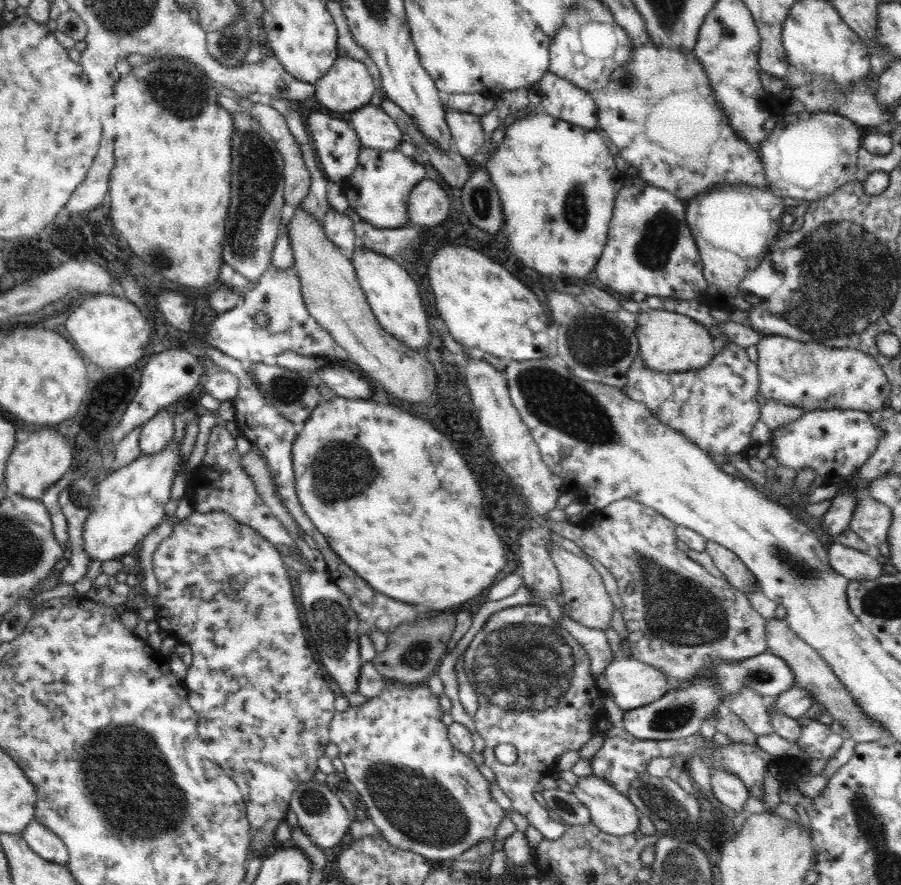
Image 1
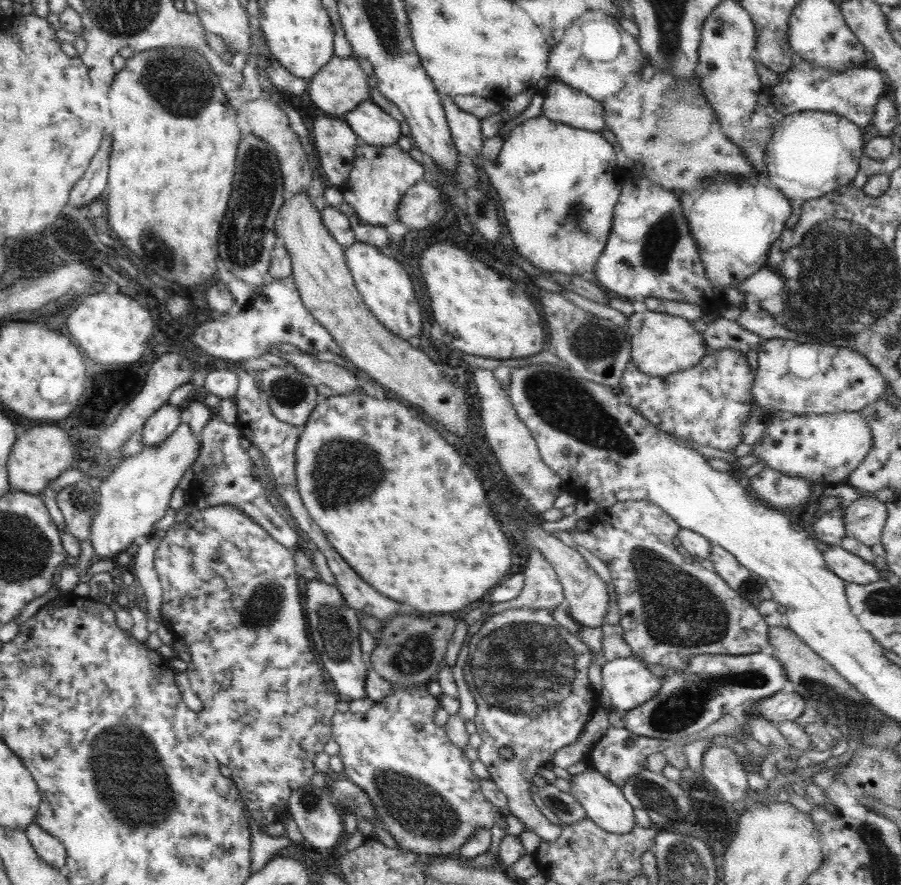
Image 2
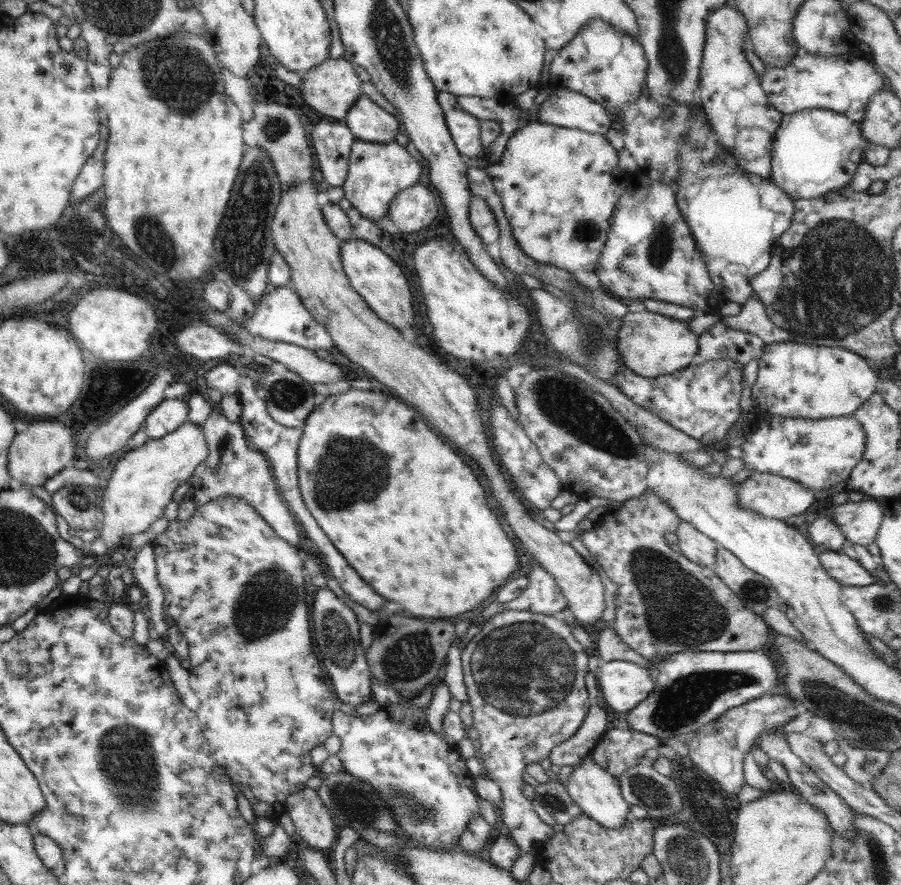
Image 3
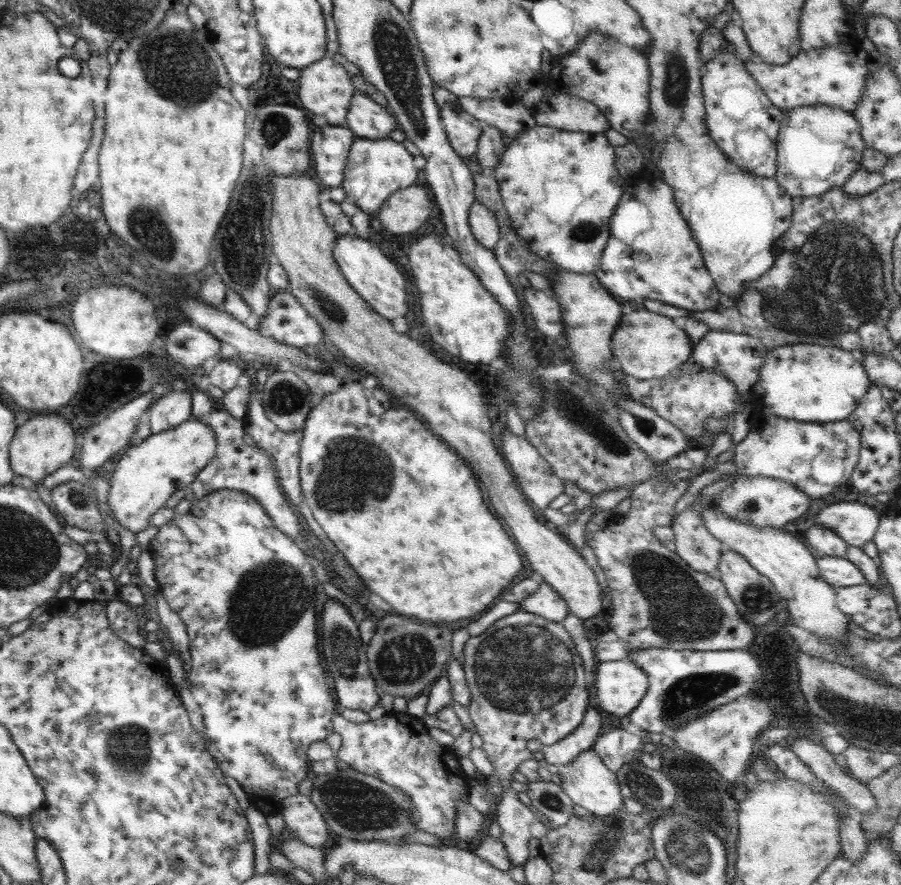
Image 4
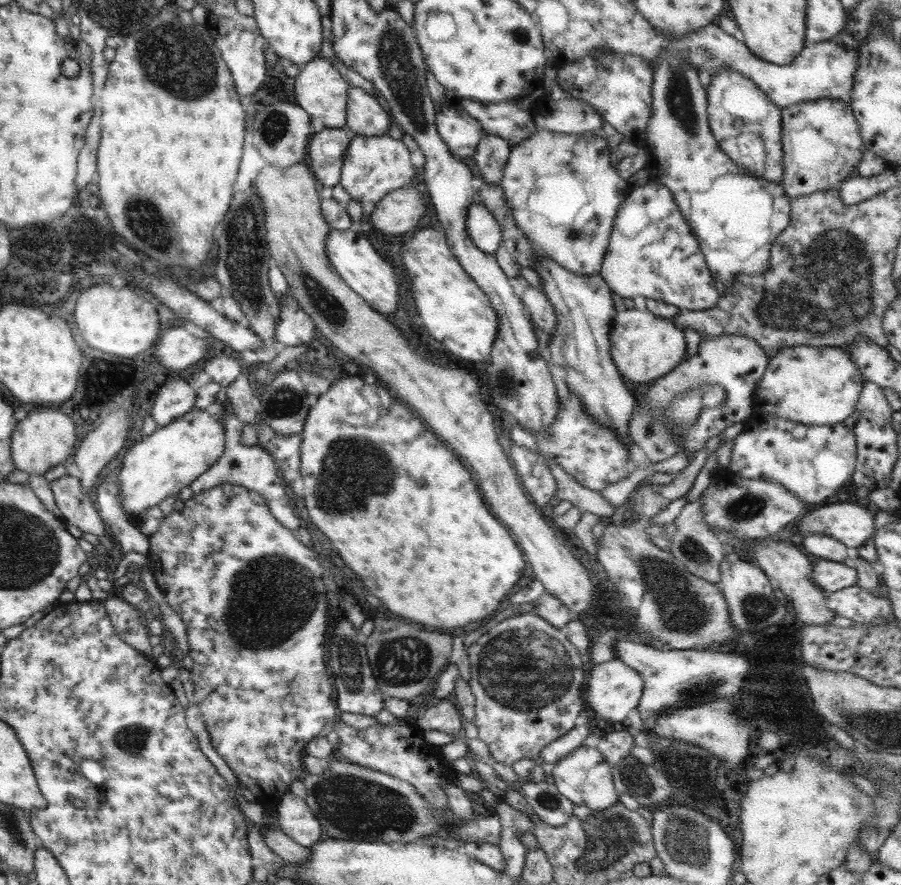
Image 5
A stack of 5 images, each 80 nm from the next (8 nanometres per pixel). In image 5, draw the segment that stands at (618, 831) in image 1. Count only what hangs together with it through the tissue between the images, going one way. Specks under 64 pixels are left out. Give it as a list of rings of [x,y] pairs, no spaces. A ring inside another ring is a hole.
[[[582,746],[572,750],[560,762],[556,762],[551,774],[554,777],[554,784],[558,792],[575,805],[588,806],[592,810],[601,811],[619,802],[619,794],[613,783],[611,767],[608,766],[602,758],[602,754],[595,747]]]

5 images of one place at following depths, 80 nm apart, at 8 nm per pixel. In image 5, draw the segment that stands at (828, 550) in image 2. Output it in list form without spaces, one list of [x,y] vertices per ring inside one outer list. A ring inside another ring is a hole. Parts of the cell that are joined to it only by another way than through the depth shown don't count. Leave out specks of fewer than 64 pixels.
[[[816,558],[811,579],[825,592],[833,593],[847,586],[856,585],[857,572],[843,562]]]

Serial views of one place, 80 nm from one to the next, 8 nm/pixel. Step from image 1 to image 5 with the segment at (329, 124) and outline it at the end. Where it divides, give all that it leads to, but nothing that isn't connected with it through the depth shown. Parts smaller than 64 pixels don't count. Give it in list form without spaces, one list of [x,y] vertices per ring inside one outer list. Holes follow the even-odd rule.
[[[346,126],[312,134],[308,144],[308,166],[318,184],[335,186],[341,180],[343,156],[348,150],[354,133]]]

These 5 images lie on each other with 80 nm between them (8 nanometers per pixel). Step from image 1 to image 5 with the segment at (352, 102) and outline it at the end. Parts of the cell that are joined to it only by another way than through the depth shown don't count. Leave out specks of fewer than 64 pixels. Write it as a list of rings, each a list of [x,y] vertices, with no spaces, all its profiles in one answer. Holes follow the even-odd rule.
[[[318,57],[307,62],[298,73],[294,81],[296,102],[313,119],[320,118],[322,124],[328,129],[342,129],[346,126],[347,113],[347,90],[349,82],[338,72],[333,63],[324,58]]]

